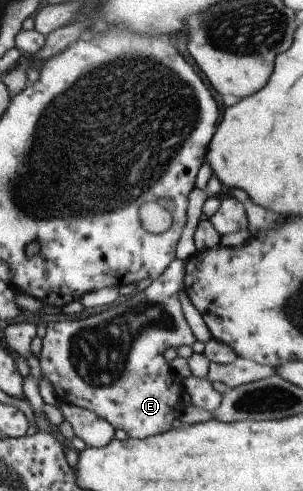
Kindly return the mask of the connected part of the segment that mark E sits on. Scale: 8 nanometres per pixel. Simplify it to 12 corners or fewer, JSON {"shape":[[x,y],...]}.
{"shape":[[184,262],[36,359],[60,403],[144,439],[181,412]]}

